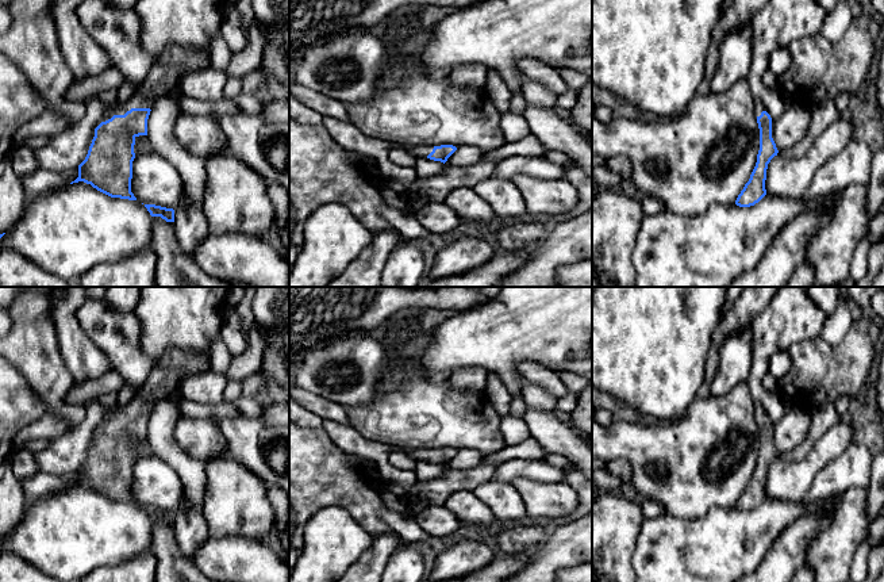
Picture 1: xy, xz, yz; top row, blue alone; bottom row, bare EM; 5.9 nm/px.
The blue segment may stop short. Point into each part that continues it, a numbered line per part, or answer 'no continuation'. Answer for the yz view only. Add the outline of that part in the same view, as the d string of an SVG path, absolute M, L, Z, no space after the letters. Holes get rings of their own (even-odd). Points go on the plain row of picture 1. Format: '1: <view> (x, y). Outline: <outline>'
1: yz (758, 409). Outline: M754 402L754 418L756 418L756 421L760 420L762 414L765 414L764 406L758 402Z

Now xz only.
1: xz (423, 455). Outline: M404 448L404 449L399 449L403 451L404 453L407 453L408 456L411 456L412 459L418 460L423 460L427 462L427 459L433 455L434 449L411 449L411 448Z

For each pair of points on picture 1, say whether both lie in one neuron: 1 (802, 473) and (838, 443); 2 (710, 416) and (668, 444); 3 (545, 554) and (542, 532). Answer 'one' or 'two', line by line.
1: one
2: one
3: two

